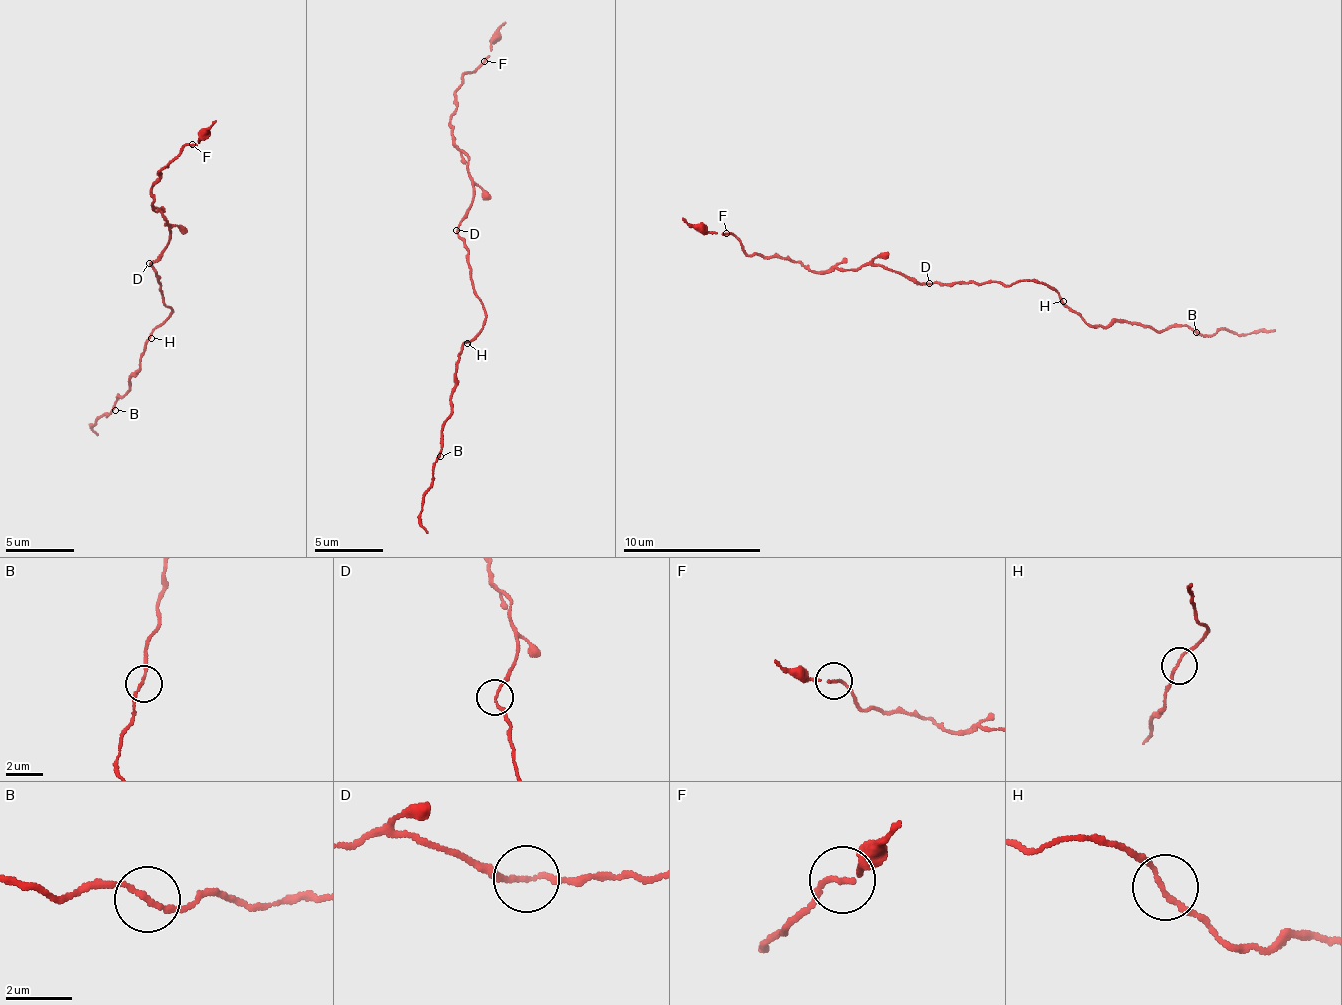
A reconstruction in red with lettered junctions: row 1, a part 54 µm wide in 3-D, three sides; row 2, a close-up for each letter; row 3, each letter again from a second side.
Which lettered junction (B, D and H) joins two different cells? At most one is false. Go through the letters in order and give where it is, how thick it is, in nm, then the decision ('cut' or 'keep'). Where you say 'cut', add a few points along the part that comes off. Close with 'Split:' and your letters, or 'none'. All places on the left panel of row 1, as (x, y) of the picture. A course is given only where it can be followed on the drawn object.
B: at (115, 410); 150 nm thick; keep
D: at (149, 263); 130 nm thick; keep
H: at (151, 338); 140 nm thick; keep
Split: none

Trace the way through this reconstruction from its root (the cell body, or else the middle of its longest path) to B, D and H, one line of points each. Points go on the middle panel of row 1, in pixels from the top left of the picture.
B: (470, 274), (473, 294), (483, 308), (483, 330), (457, 355), (440, 456)
D: (470, 274), (469, 250), (455, 229)
H: (470, 274), (473, 294), (480, 297), (483, 308), (483, 330), (467, 343)

